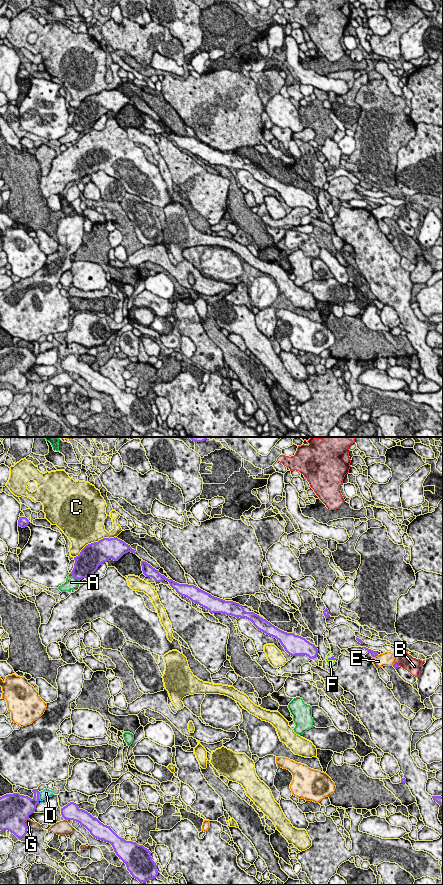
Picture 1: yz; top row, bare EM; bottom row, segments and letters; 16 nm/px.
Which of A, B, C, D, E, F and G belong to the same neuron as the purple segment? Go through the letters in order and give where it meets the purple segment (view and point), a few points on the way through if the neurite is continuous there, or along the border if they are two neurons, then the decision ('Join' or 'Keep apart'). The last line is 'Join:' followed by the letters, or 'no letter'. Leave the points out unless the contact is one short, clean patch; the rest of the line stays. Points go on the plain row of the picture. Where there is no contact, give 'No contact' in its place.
A: Touches purple at yz (75, 129). Keep apart
B: Touches purple at yz (396, 216). Keep apart
C: Touches purple at yz (94, 94). Keep apart
D: Touches purple at yz (38, 348). Keep apart
E: Touches purple at yz (375, 208). Keep apart
F: Touches purple at yz (331, 211). Path across: yz (332, 210), (331, 211), (330, 214). Join
G: Touches purple at yz (24, 375). Keep apart
Join: F

